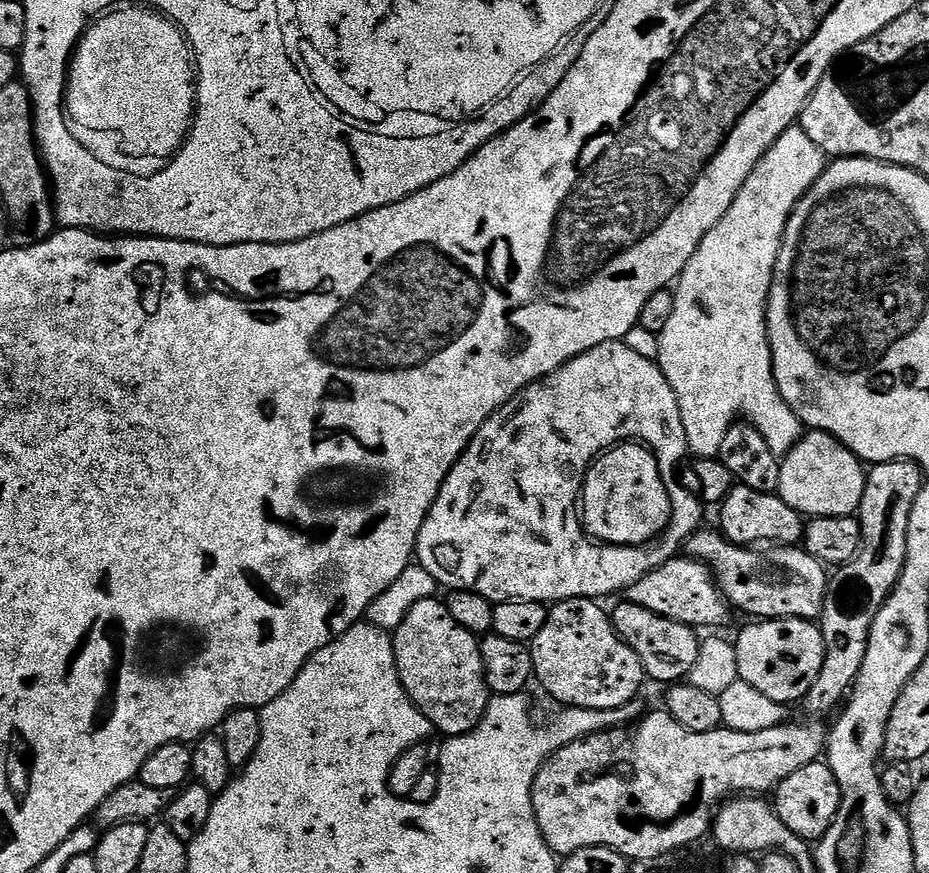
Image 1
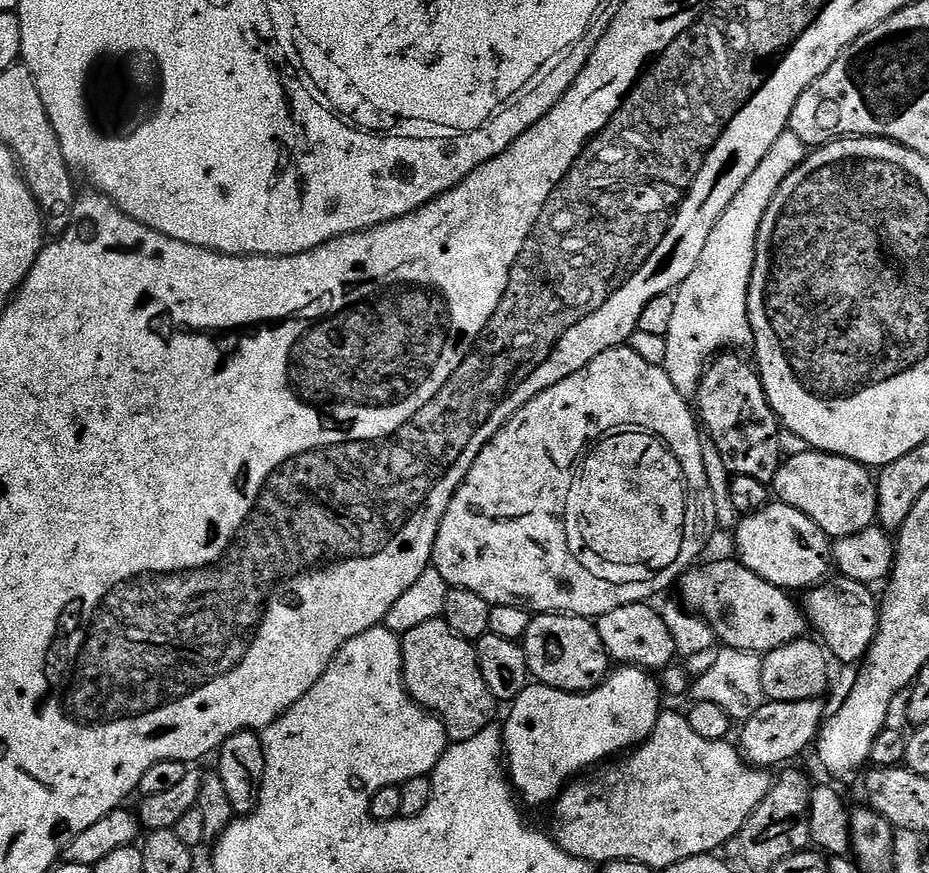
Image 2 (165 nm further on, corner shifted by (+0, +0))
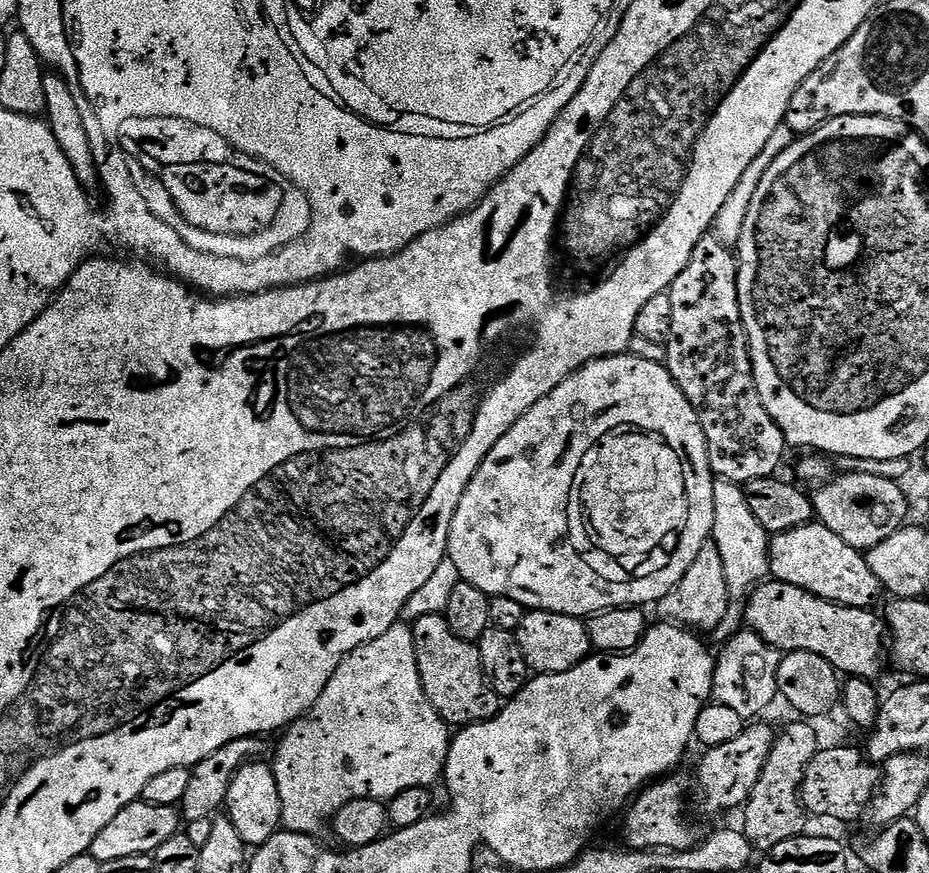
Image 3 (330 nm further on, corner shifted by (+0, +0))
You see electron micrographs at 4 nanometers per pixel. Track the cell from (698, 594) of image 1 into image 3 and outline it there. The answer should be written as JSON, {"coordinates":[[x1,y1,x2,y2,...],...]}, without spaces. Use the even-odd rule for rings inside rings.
{"coordinates":[[771,578,756,584,747,600,748,604,743,605,747,631,755,632,781,654,818,654,818,658,826,658,826,662,830,662,830,666,845,677,870,681,877,679,880,655,886,652,886,628,881,617,877,613,875,616,875,611,847,608,818,598,798,586]]}

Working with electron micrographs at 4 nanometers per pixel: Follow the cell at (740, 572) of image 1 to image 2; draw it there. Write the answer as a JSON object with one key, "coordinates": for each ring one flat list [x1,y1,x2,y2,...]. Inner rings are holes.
{"coordinates":[[837,575,836,580,832,579,825,579,816,587,807,589,803,593,802,607,811,631,817,632,815,635,822,641,823,647,842,663,856,666,863,661,872,639,876,637,876,627,880,621,878,596,872,593,875,591,869,585,862,582,854,582,841,575]]}

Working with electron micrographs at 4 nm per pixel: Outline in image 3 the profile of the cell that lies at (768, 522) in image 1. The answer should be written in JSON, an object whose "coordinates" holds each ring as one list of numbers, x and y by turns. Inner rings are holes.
{"coordinates":[[819,522,775,533,768,545,768,571,773,580,798,586,818,598,847,608,871,609,872,603,882,596,878,578,874,578,868,568,861,549,851,548,834,534,834,530]]}

